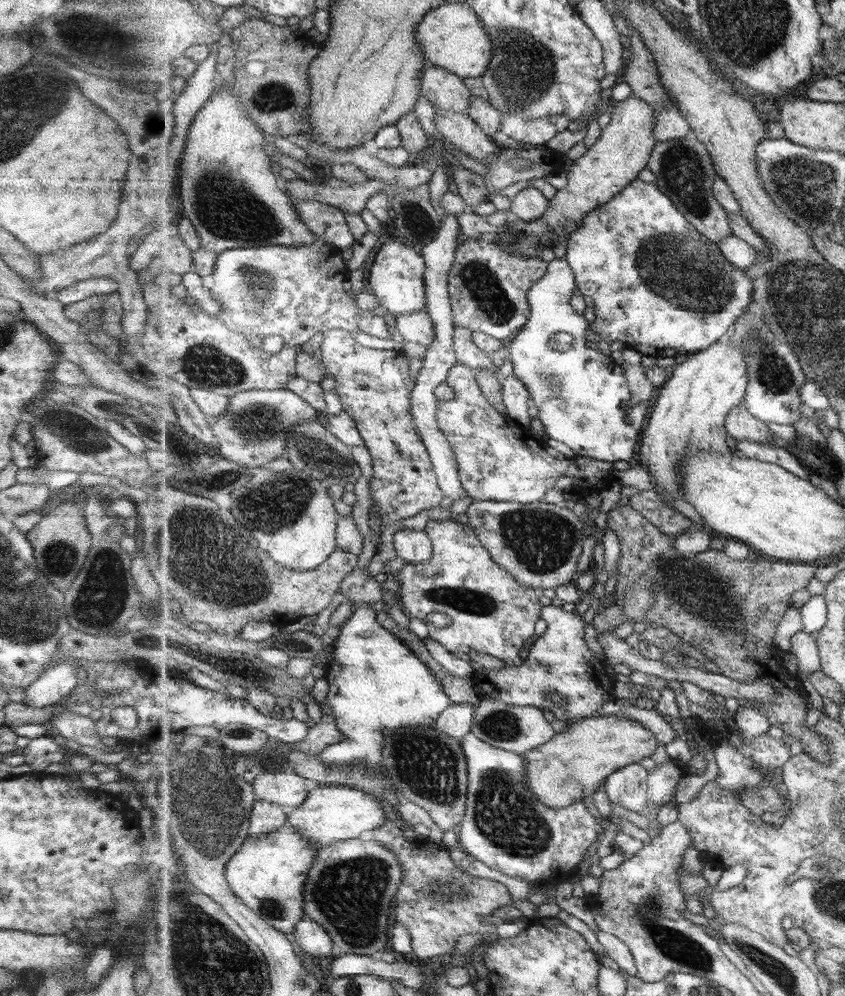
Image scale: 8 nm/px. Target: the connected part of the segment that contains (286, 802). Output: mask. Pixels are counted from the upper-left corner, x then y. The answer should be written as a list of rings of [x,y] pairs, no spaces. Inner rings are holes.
[[[266,772],[255,780],[254,791],[259,801],[274,802],[286,809],[297,808],[308,800],[313,784],[297,772]]]

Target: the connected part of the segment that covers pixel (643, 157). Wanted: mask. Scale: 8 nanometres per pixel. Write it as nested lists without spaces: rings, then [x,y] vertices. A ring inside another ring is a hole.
[[[633,94],[629,99],[623,102],[610,102],[609,110],[611,120],[609,124],[601,130],[600,138],[577,160],[574,161],[571,168],[568,168],[568,185],[558,189],[555,198],[551,200],[548,212],[544,214],[537,222],[528,222],[515,218],[505,226],[505,232],[496,235],[495,244],[499,244],[503,250],[509,254],[519,254],[523,258],[540,258],[545,248],[553,248],[553,240],[559,236],[565,235],[566,238],[581,224],[590,212],[596,208],[607,204],[612,198],[615,198],[624,188],[631,185],[633,181],[639,178],[639,172],[643,168],[648,168],[652,152],[657,146],[658,138],[654,133],[656,130],[656,110],[644,99],[638,98]]]

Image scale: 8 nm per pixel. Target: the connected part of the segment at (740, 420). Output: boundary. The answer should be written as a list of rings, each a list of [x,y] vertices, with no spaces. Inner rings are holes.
[[[743,402],[733,408],[726,418],[726,429],[736,441],[747,440],[759,444],[773,445],[772,434],[767,423],[757,418]]]

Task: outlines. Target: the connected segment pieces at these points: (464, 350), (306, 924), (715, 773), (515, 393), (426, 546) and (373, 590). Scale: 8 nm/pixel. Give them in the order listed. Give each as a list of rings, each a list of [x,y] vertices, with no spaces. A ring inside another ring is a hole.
[[[457,326],[454,330],[454,349],[459,363],[466,364],[475,370],[489,369],[499,373],[499,367],[491,361],[490,354],[481,350],[474,341],[474,332],[468,328]]]
[[[305,915],[297,924],[293,937],[297,945],[299,945],[298,949],[311,958],[327,956],[335,948],[327,930],[319,922],[315,922],[315,919],[309,915]]]
[[[711,744],[706,750],[709,766],[702,775],[687,775],[678,782],[674,801],[677,804],[693,802],[708,782],[715,781],[719,776],[720,768],[715,760],[714,747]]]
[[[514,374],[503,379],[503,402],[506,414],[517,424],[528,427],[531,424],[529,416],[529,400],[532,400],[528,388]]]
[[[400,529],[395,531],[392,544],[406,563],[427,563],[433,556],[432,538],[425,531]]]
[[[357,567],[353,572],[344,578],[345,582],[341,584],[339,593],[344,595],[345,600],[340,606],[342,614],[352,616],[351,608],[357,603],[372,603],[383,601],[383,590],[379,586],[379,582],[375,580],[375,577],[369,568]]]

